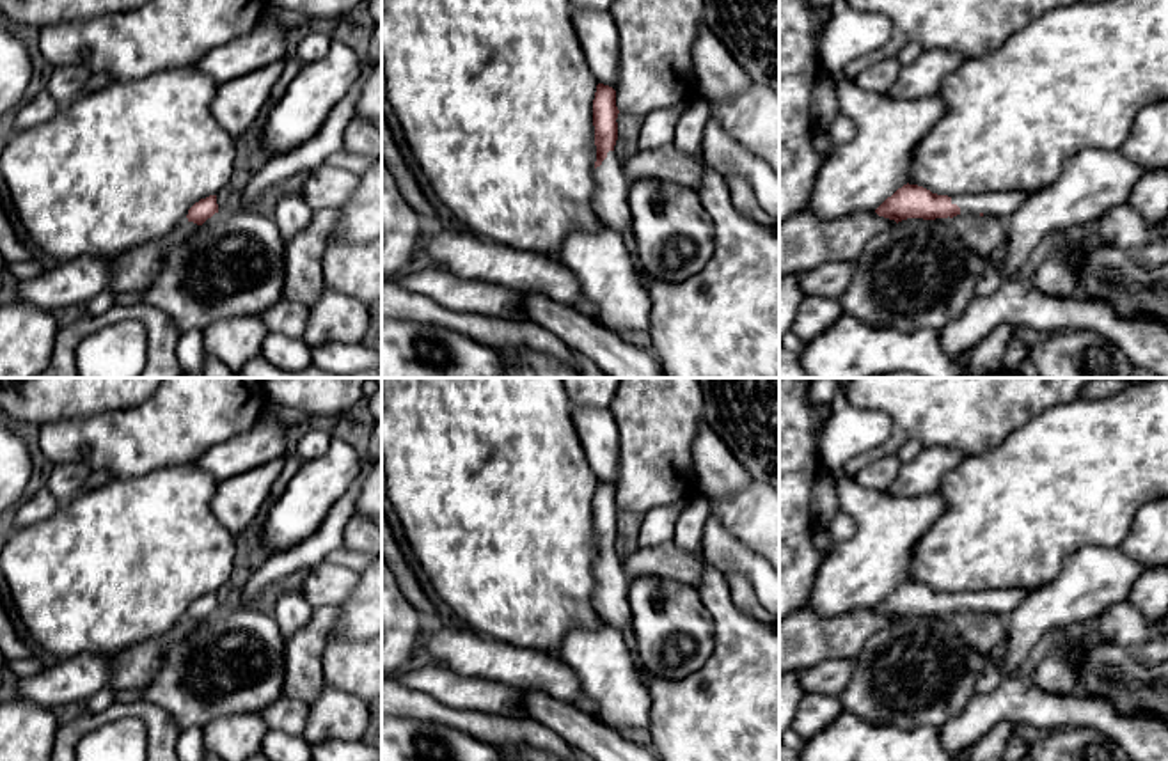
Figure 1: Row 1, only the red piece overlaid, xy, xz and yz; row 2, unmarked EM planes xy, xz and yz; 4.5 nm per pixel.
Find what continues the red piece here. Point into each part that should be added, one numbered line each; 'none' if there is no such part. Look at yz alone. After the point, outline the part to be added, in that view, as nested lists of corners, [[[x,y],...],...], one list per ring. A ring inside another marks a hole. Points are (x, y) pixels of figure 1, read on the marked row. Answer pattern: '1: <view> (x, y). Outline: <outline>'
1: yz (1003, 204). Outline: [[[987,192],[951,197],[962,215],[994,215],[1006,222],[1030,195],[1026,192]]]

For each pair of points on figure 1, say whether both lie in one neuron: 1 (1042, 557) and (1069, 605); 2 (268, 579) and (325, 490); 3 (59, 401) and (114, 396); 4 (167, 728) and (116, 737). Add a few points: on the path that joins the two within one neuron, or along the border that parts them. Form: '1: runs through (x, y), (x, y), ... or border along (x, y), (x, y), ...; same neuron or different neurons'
1: border along (1083, 547), (1065, 559), (1051, 580), (1030, 593); different neurons
2: border along (323, 522), (313, 534), (272, 554); different neurons
3: runs through (73, 396), (100, 396); same neuron
4: border along (105, 722), (135, 717), (144, 726), (148, 742); different neurons

